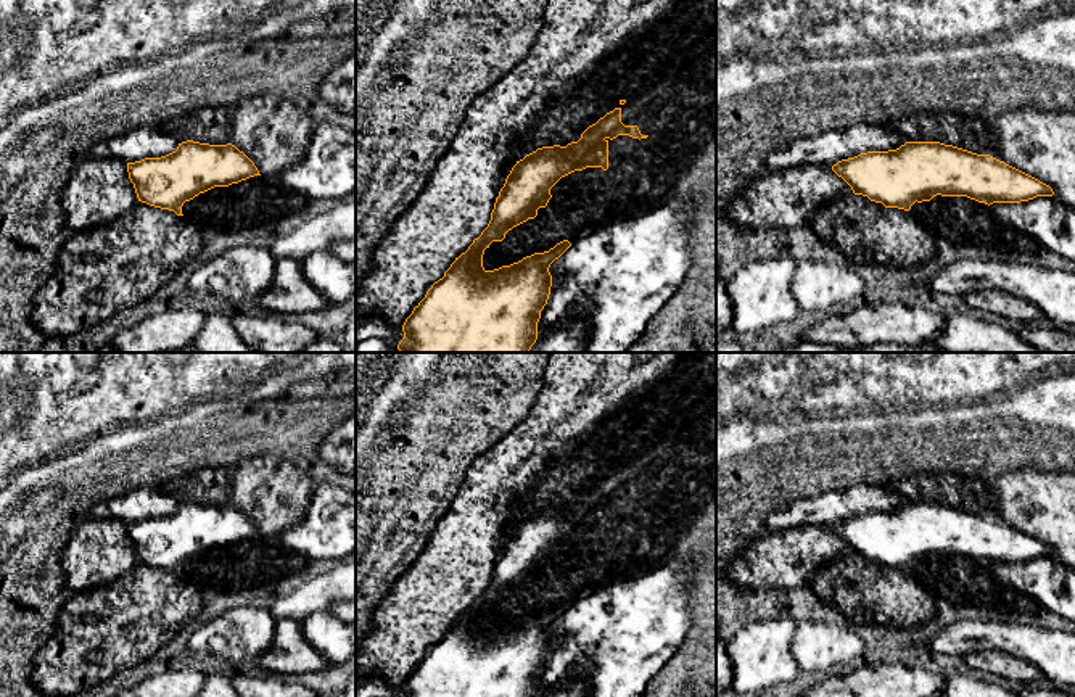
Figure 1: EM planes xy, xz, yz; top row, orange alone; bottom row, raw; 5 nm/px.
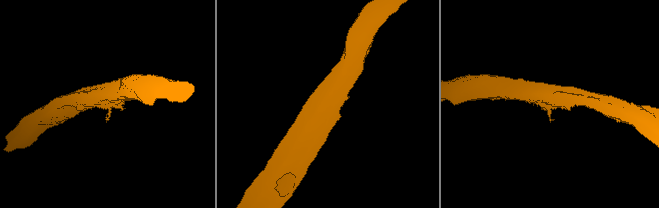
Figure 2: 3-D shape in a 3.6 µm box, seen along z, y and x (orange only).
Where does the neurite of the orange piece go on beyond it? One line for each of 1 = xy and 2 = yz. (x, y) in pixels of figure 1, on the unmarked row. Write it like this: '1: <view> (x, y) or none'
1: none
2: none

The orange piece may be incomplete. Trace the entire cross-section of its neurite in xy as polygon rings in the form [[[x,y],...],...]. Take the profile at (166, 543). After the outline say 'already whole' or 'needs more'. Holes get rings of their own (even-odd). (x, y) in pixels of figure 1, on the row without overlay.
[[[193,501],[161,518],[127,523],[138,562],[182,575],[185,562],[214,547],[229,547],[261,536],[254,523],[235,505]]]; already whole

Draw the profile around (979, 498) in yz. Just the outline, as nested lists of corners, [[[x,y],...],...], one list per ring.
[[[919,473],[888,481],[885,488],[908,502],[940,502],[977,515],[995,505],[993,481],[959,475]]]

